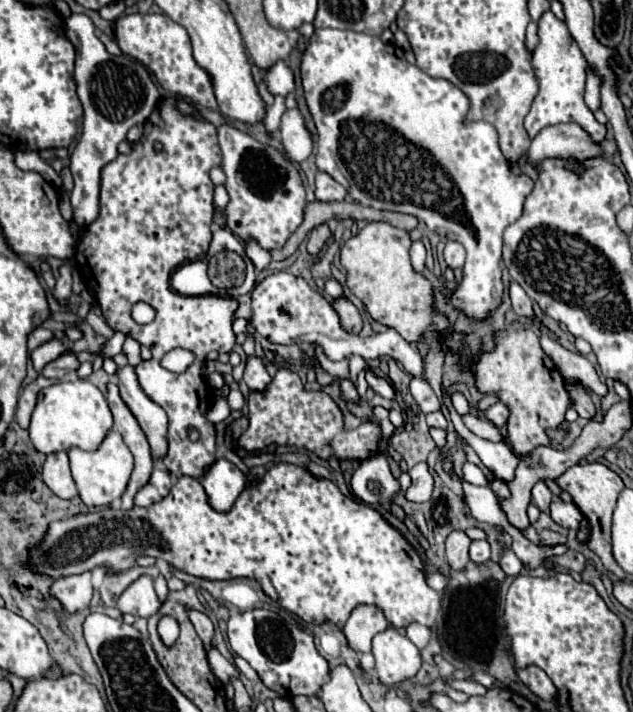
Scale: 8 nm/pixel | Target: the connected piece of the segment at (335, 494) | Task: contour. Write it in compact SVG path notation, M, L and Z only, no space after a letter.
M286 462L272 466L260 480L246 484L228 512L216 512L210 506L200 480L192 476L178 476L170 494L148 508L134 506L128 512L106 508L52 522L44 544L34 550L30 558L30 568L52 578L60 578L92 570L106 562L112 566L110 572L118 572L134 566L136 558L144 554L166 560L172 568L196 578L256 580L268 598L294 612L304 622L330 622L340 630L352 610L360 604L380 608L394 628L406 628L412 622L432 628L440 612L440 594L426 582L424 560L378 510L354 498L346 498L332 480L318 478L306 468Z

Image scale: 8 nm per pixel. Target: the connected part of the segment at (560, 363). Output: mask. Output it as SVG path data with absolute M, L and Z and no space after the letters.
M540 336L540 346L554 360L554 364L558 366L558 370L564 378L580 380L598 396L604 396L608 392L608 388L604 386L604 382L600 382L594 366L590 364L590 360L586 356L570 352L568 348L564 348L562 344L558 344L556 340L552 340L548 336Z

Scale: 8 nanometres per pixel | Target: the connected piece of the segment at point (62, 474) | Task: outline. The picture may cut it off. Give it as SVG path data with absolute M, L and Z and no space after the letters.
M66 452L46 456L44 484L62 500L72 500L78 494L74 478L70 474L70 462L68 462Z

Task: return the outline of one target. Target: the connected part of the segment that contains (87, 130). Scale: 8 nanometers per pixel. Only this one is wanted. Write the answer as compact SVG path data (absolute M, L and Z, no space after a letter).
M72 14L64 20L64 32L76 48L74 76L78 98L84 106L82 138L70 156L70 170L74 176L70 202L76 224L84 228L98 216L98 178L102 166L118 156L116 146L126 140L126 132L132 126L142 124L152 114L162 94L152 82L150 72L140 62L130 56L112 56L106 52L104 44L96 38L94 24L88 16Z

